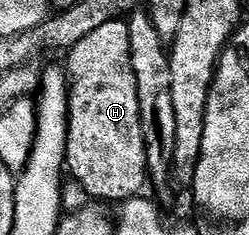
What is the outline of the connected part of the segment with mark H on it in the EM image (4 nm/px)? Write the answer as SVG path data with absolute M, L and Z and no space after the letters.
M128 21L102 24L95 28L91 36L79 40L79 44L75 44L73 49L68 51L67 58L67 74L71 79L71 121L65 153L68 173L73 173L72 181L78 182L90 199L100 200L105 204L124 204L144 191L141 189L147 186L149 177L143 128L139 120L139 92L135 84L135 68L131 68Z

